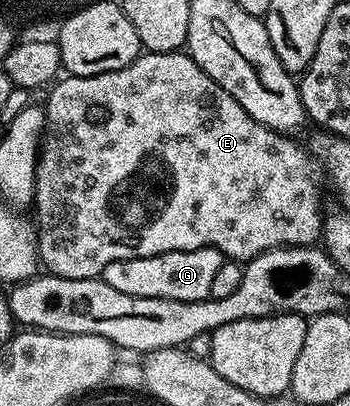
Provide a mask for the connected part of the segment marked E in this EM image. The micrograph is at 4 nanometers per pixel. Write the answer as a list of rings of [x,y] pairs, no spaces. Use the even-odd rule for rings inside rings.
[[[183,50],[142,53],[128,67],[110,73],[98,73],[90,77],[68,75],[61,78],[48,93],[48,103],[44,107],[44,136],[37,156],[35,197],[32,202],[33,208],[36,207],[34,223],[39,262],[47,274],[67,279],[94,279],[103,276],[106,265],[119,259],[154,257],[171,251],[203,247],[216,247],[232,261],[247,261],[258,257],[263,251],[269,251],[271,247],[307,247],[320,239],[320,191],[316,188],[312,163],[307,153],[292,140],[295,138],[271,131],[266,125],[254,121],[254,117],[250,117],[246,109],[208,77]]]

